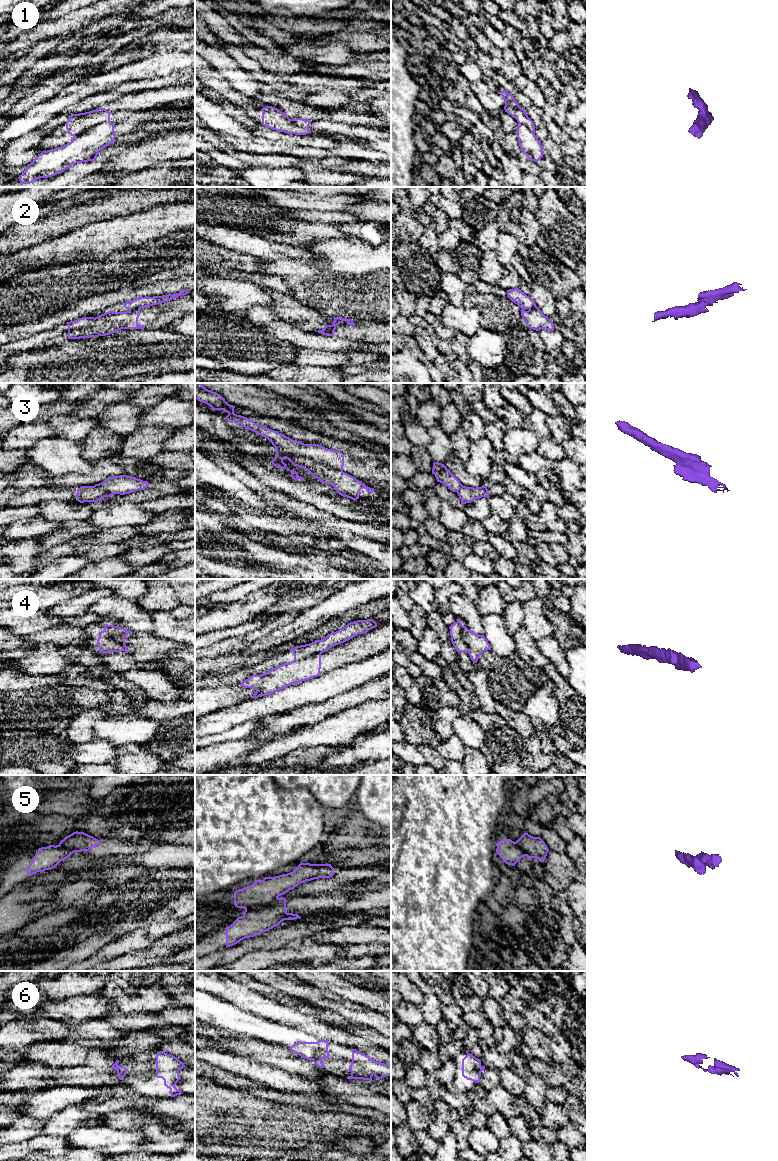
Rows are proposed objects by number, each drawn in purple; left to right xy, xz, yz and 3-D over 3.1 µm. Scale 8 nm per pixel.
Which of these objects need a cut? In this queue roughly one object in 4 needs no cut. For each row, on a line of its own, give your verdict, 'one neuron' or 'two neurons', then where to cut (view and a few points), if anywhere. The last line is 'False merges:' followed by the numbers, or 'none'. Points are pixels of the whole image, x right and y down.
1: two neurons | xy (109, 121), (98, 123), (75, 137)
2: two neurons | xz (336, 325), (330, 325), (324, 329)
3: two neurons | xz (276, 448), (309, 457), (342, 471)
4: two neurons | xy (108, 625), (108, 634), (114, 640), (122, 643), (125, 650)
5: two neurons | xz (277, 897), (267, 904), (245, 910)
6: one neuron | no cut
False merges: 1, 2, 3, 4, 5

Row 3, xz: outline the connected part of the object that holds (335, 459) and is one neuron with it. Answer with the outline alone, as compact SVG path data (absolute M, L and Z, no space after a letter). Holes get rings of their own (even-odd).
M195 383L195 399L209 405L214 411L224 410L228 413L226 419L229 422L238 422L243 427L267 438L276 449L298 454L343 471L344 456L342 452L331 450L318 444L304 444L261 426L247 417L237 415L234 413L235 406L228 404L220 394L206 389L201 383Z

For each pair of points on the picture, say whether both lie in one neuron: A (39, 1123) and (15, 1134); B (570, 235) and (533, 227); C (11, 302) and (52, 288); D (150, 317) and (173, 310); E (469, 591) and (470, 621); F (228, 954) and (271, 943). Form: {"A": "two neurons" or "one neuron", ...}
{"A": "one neuron", "B": "two neurons", "C": "one neuron", "D": "one neuron", "E": "two neurons", "F": "one neuron"}

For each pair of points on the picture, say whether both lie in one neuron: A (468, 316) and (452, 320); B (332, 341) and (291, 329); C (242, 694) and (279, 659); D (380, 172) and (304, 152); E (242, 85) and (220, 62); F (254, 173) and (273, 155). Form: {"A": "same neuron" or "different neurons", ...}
{"A": "same neuron", "B": "same neuron", "C": "different neurons", "D": "same neuron", "E": "same neuron", "F": "different neurons"}

